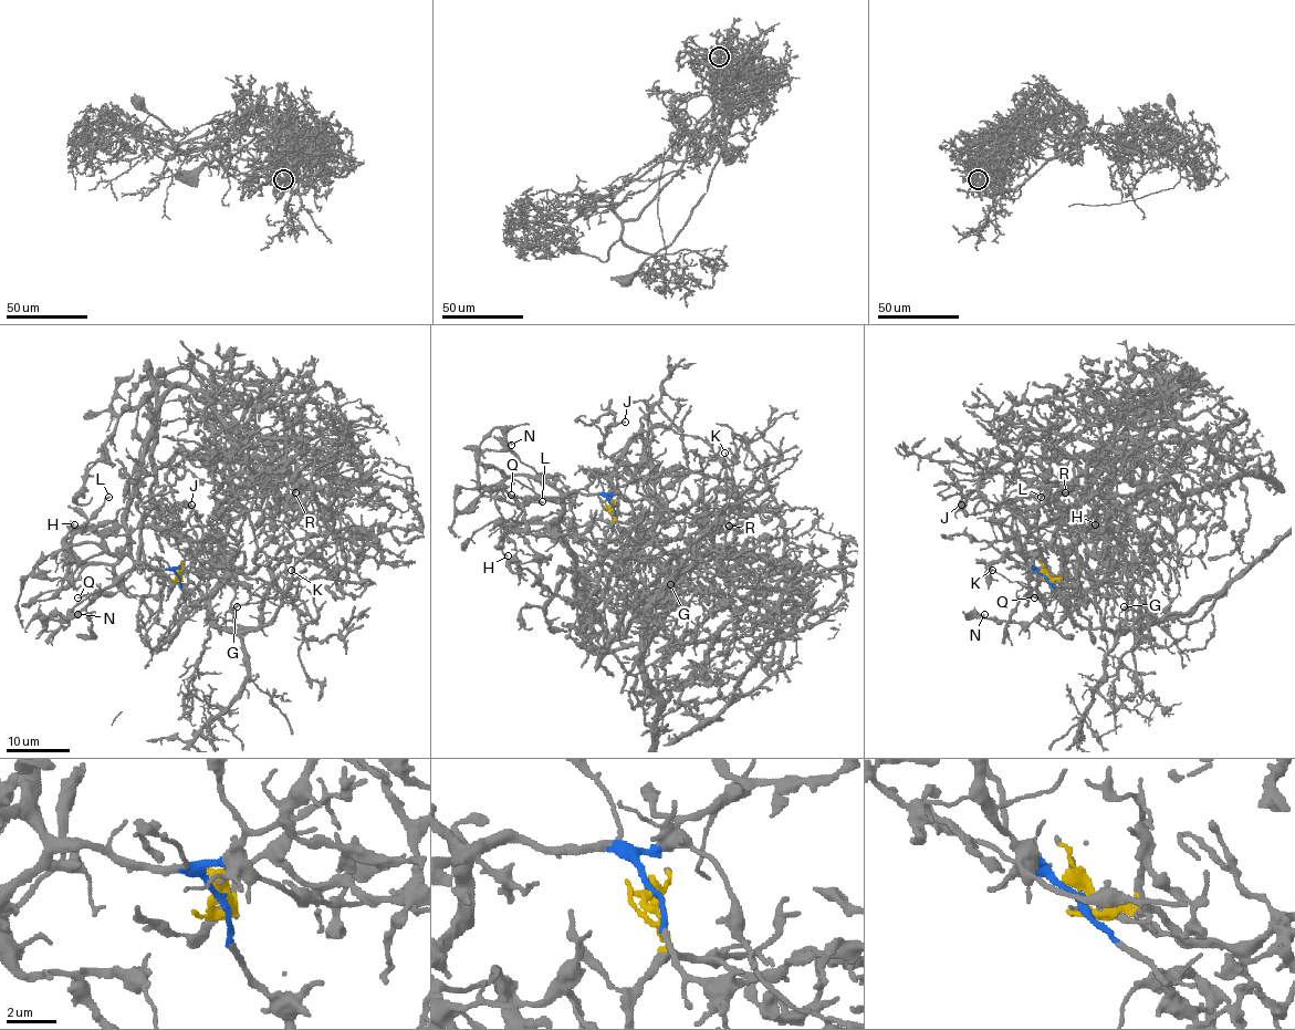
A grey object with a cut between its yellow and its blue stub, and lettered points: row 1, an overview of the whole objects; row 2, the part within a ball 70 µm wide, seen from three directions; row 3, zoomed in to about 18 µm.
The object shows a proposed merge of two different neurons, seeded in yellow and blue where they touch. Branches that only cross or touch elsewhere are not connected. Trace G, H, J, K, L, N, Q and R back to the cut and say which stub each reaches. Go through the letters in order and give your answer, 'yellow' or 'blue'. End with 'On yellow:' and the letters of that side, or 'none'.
G: yellow
H: blue
J: yellow
K: yellow
L: blue
N: blue
Q: blue
R: yellow
On yellow: G, J, K, R

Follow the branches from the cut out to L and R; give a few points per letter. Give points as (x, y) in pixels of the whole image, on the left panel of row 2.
L: (176, 575), (167, 568), (114, 557), (95, 543), (70, 545), (64, 538), (110, 496)
R: (176, 575), (171, 589), (146, 561), (141, 520), (154, 474), (179, 449), (227, 460), (244, 510), (295, 492)

